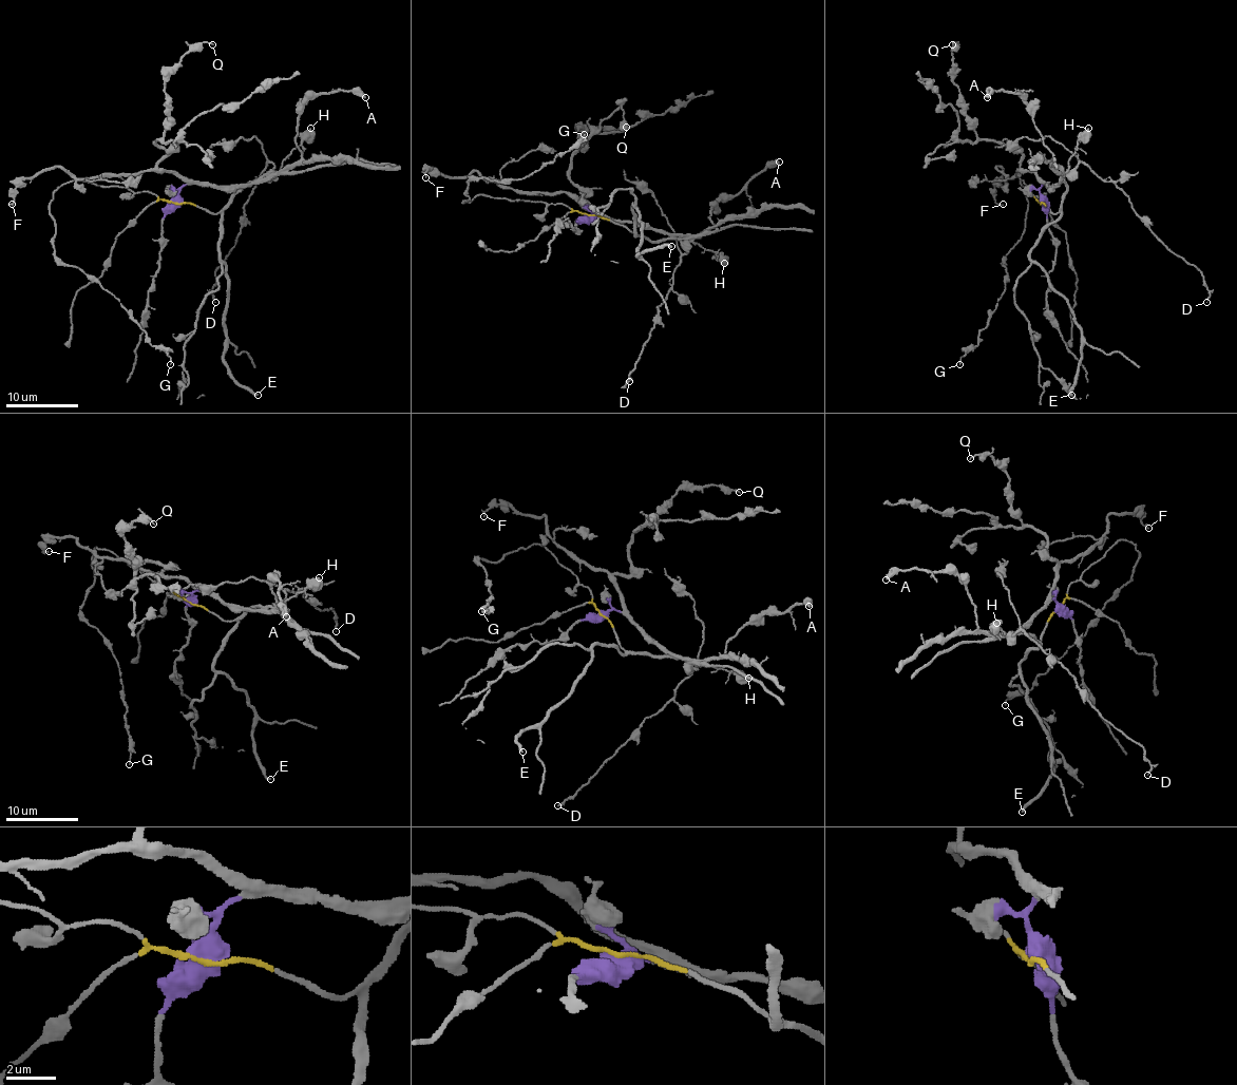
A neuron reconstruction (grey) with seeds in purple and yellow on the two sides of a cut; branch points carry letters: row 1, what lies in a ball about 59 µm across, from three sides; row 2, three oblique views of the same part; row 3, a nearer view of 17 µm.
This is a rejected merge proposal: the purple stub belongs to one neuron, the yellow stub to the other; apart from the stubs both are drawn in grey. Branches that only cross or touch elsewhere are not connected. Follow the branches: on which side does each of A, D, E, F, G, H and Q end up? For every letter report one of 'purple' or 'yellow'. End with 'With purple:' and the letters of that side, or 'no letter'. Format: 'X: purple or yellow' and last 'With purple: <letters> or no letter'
A: purple
D: purple
E: yellow
F: purple
G: yellow
H: purple
Q: purple
With purple: A, D, F, H, Q

